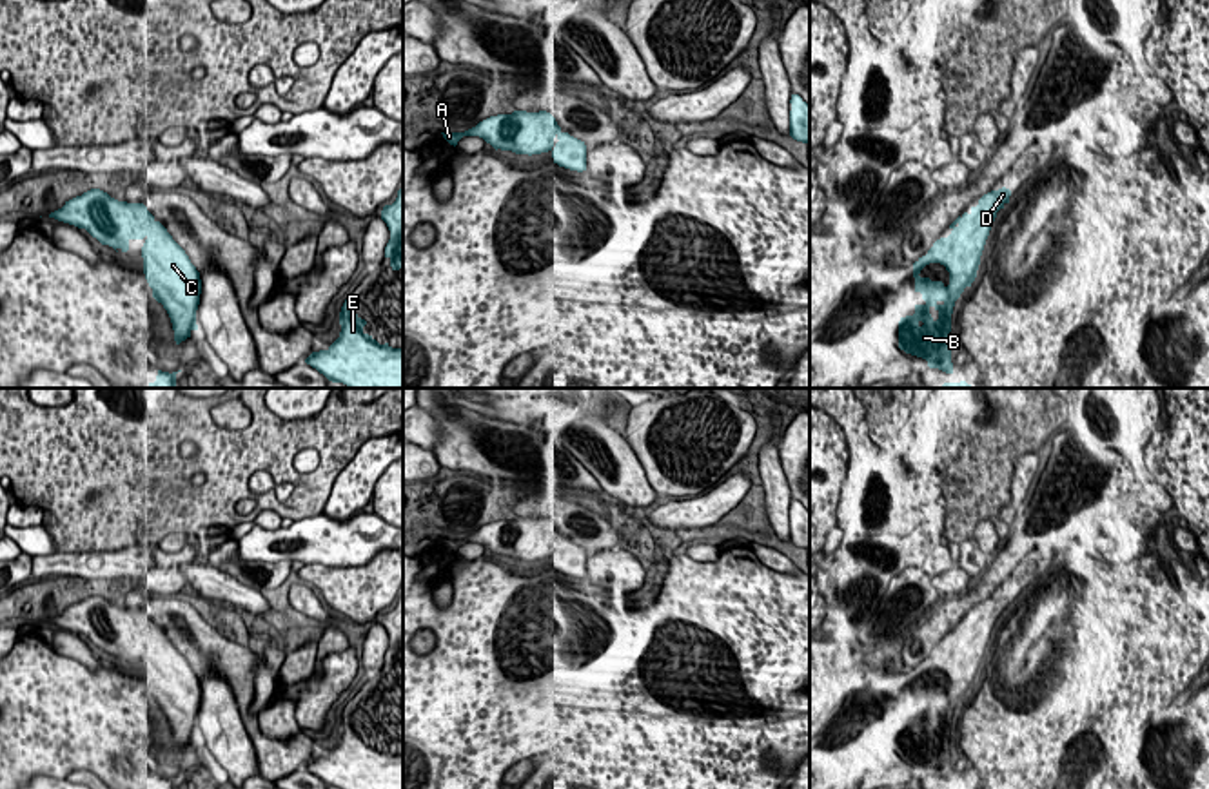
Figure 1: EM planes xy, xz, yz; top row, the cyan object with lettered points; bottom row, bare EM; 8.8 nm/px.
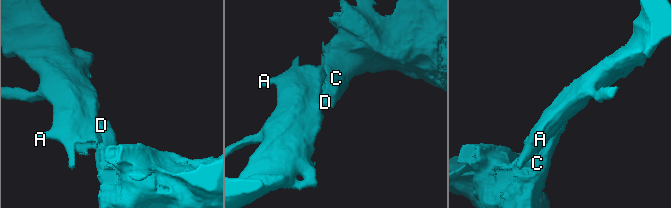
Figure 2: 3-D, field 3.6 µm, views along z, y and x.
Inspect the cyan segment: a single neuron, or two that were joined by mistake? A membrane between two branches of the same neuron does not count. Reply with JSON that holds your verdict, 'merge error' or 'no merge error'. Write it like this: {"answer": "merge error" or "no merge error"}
{"answer": "no merge error"}

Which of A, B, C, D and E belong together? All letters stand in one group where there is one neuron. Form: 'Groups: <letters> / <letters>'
Groups: A B C D E

